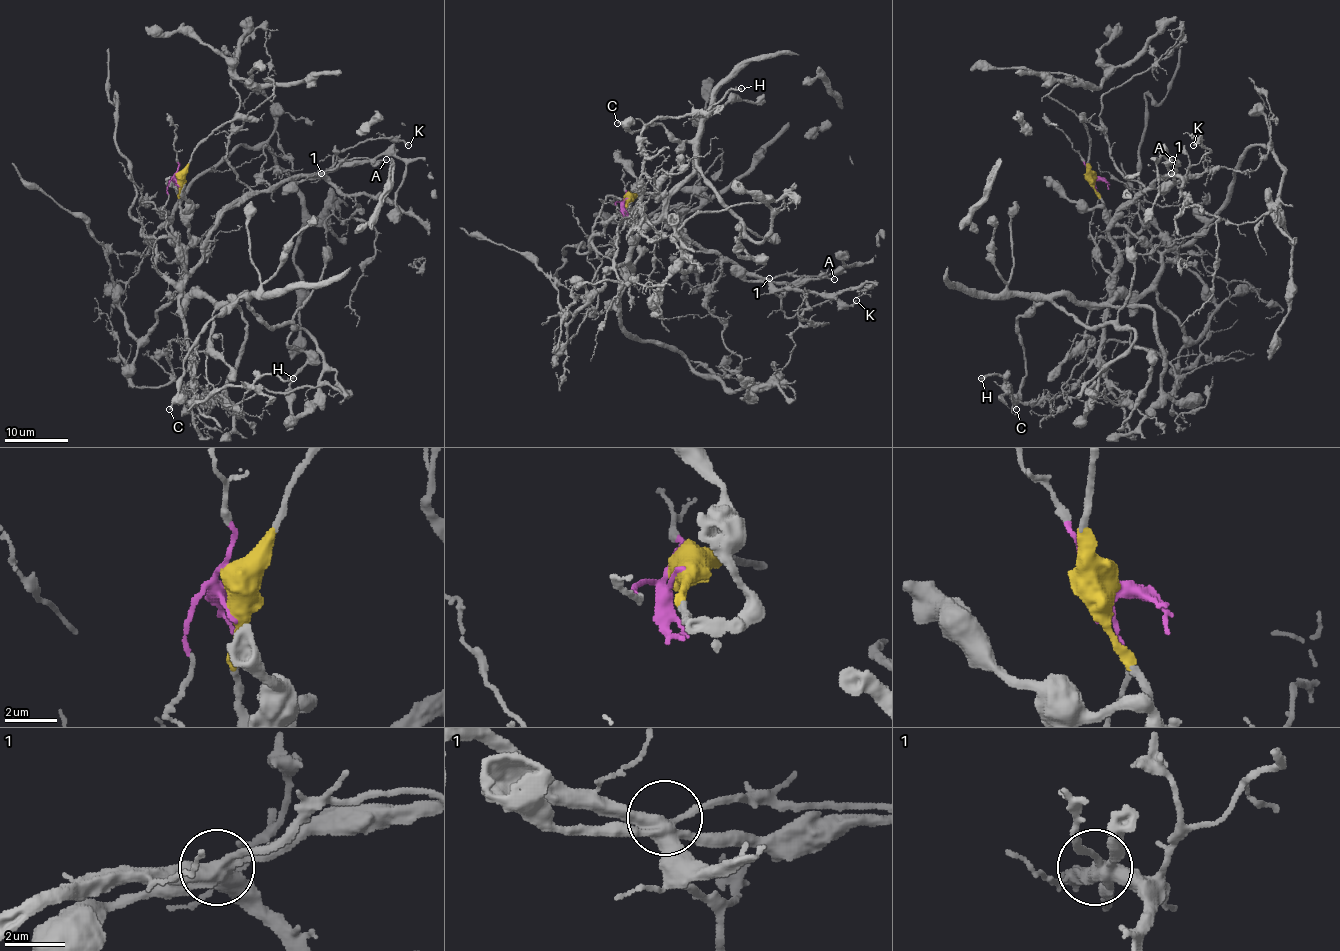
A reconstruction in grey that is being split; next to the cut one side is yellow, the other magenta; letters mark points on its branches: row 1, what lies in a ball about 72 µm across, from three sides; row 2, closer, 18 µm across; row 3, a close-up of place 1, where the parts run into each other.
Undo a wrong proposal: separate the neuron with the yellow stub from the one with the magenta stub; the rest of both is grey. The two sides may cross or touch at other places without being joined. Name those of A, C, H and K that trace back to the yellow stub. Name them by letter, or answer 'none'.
C

